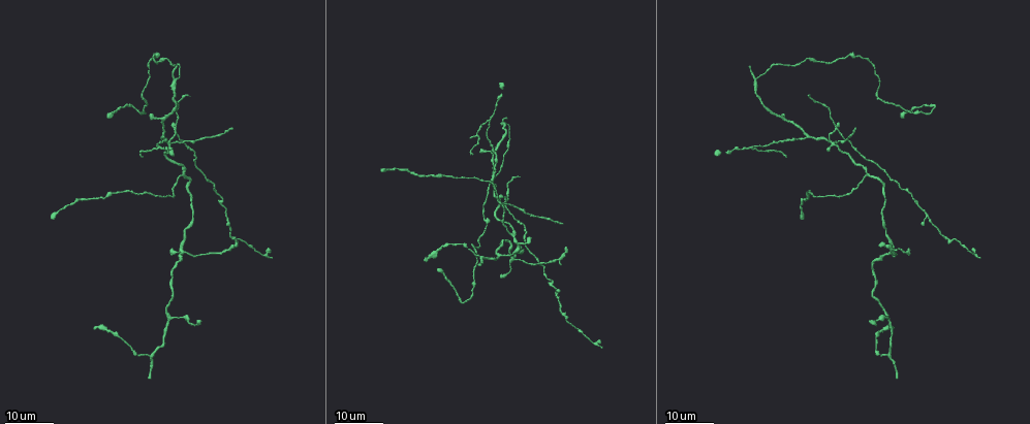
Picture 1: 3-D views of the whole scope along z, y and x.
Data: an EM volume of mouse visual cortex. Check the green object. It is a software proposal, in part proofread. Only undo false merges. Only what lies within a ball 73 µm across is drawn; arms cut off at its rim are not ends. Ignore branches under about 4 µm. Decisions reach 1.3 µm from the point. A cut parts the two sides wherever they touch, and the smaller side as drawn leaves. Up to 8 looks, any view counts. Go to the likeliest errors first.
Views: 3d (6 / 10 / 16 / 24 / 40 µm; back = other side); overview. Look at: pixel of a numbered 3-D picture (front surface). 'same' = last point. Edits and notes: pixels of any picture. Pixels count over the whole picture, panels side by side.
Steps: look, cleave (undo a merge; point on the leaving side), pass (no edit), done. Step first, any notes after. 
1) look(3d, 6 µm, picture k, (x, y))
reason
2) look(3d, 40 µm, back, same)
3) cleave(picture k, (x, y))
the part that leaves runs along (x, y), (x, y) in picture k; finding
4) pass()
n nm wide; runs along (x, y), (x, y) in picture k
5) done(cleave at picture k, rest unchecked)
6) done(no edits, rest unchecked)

look(3d, 16 µm, picture 1, (174, 128))
four arms meet

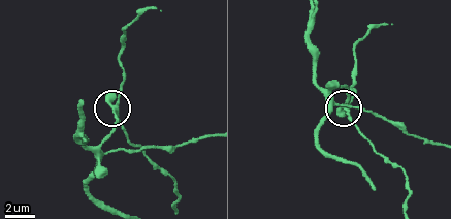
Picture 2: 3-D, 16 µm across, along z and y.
look(3d, 10 µm, picture 2, (344, 107))

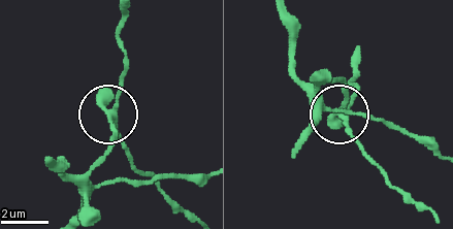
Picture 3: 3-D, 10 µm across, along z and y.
cleave(picture 3, (348, 134))
side arm 12 µm; the part that leaves runs along (112, 113), (130, 159), (189, 211) in picture 3; two neurons meet here

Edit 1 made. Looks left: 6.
look(3d, 16 µm, picture 1, (867, 174))
a fork

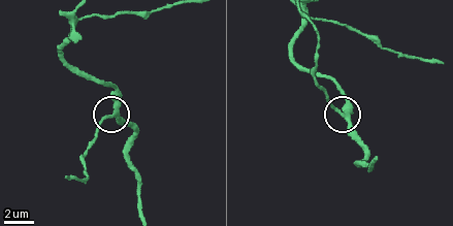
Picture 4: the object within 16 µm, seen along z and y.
look(3d, 10 µm, picture 4, (343, 112))
closer look

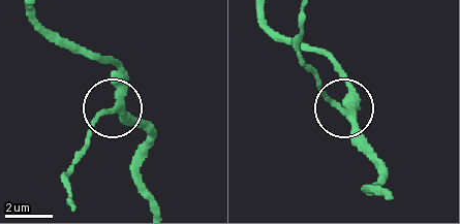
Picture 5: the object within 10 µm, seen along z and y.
pass()
230 nm wide; runs along (32, 10), (48, 28), (117, 69), (113, 105), (80, 151) in picture 5; one neuron here

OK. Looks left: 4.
look(3d, 24 µm, picture 1, (160, 147))
three arms meet

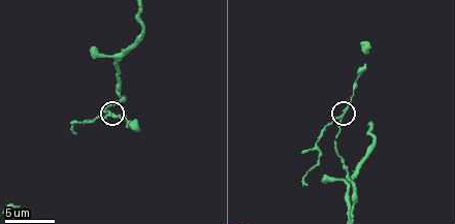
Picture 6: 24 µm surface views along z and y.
look(3d, 6 µm, picture 6, (342, 116))

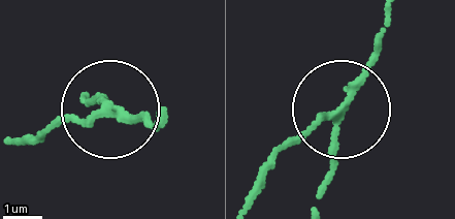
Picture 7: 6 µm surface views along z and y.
cleave(picture 7, (63, 121))
3 arms; a second neuron is stuck on

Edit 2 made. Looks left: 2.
done(cleave at picture 3, cleave at picture 7, rest unchecked)

